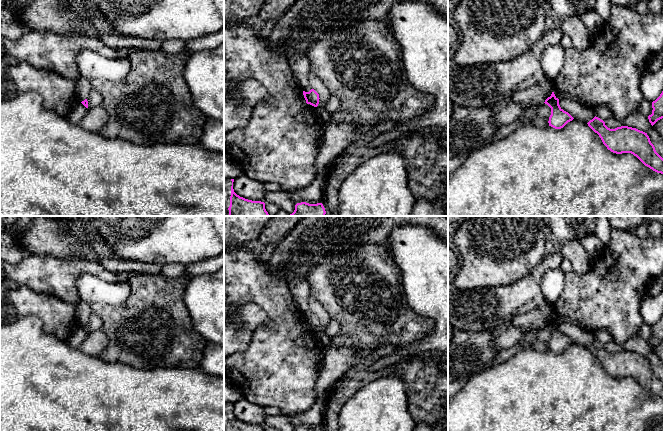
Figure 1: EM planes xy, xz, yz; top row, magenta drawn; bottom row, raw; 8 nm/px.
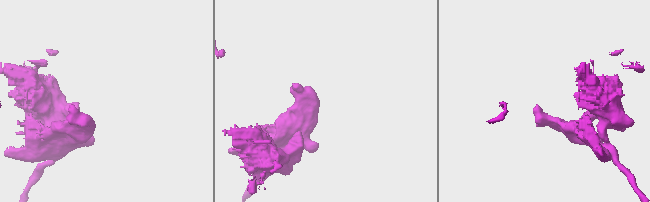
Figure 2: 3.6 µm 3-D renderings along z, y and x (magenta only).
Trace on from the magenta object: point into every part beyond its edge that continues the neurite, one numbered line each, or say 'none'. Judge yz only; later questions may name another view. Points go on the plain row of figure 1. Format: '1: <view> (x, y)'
1: yz (538, 317)

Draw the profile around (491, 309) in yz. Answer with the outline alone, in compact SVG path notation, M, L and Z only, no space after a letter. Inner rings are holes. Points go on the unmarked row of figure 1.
M557 249L525 277L505 286L458 289L448 278L448 323L454 330L499 333L520 314L545 303L541 281L546 273L560 268L563 255Z

